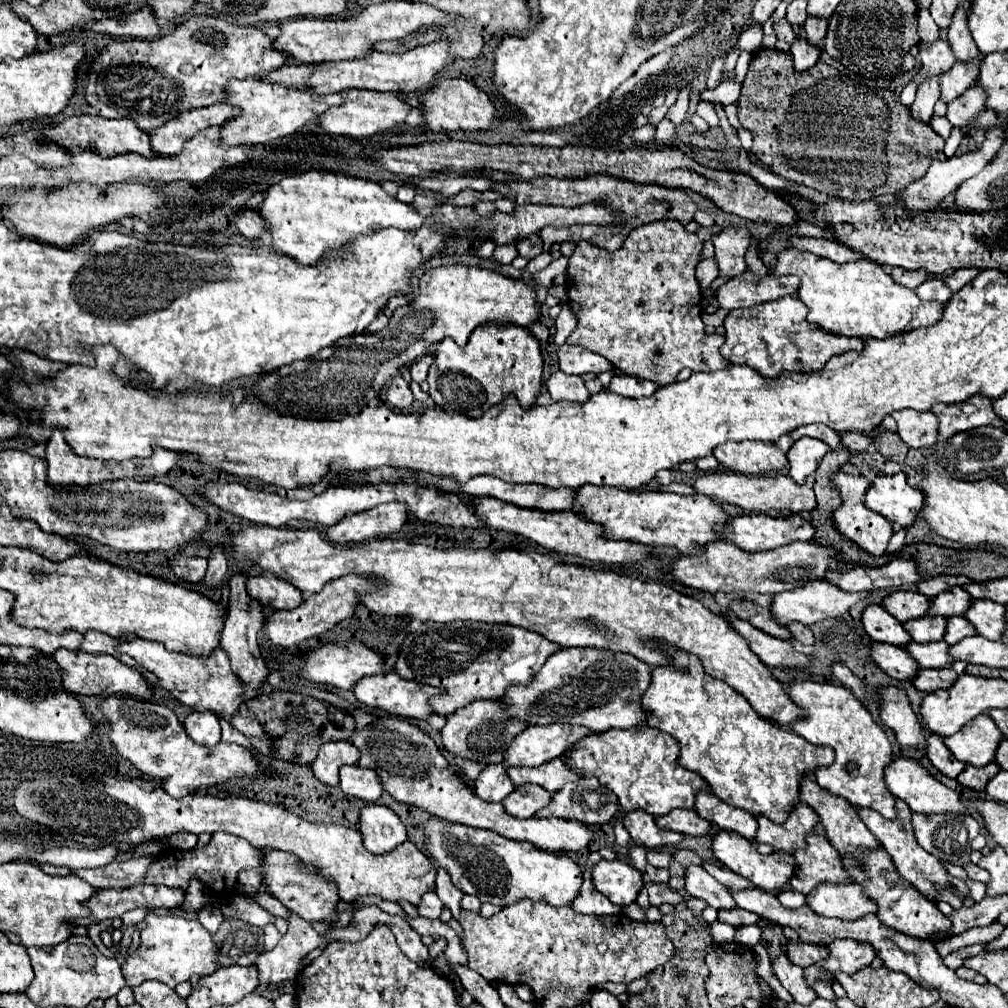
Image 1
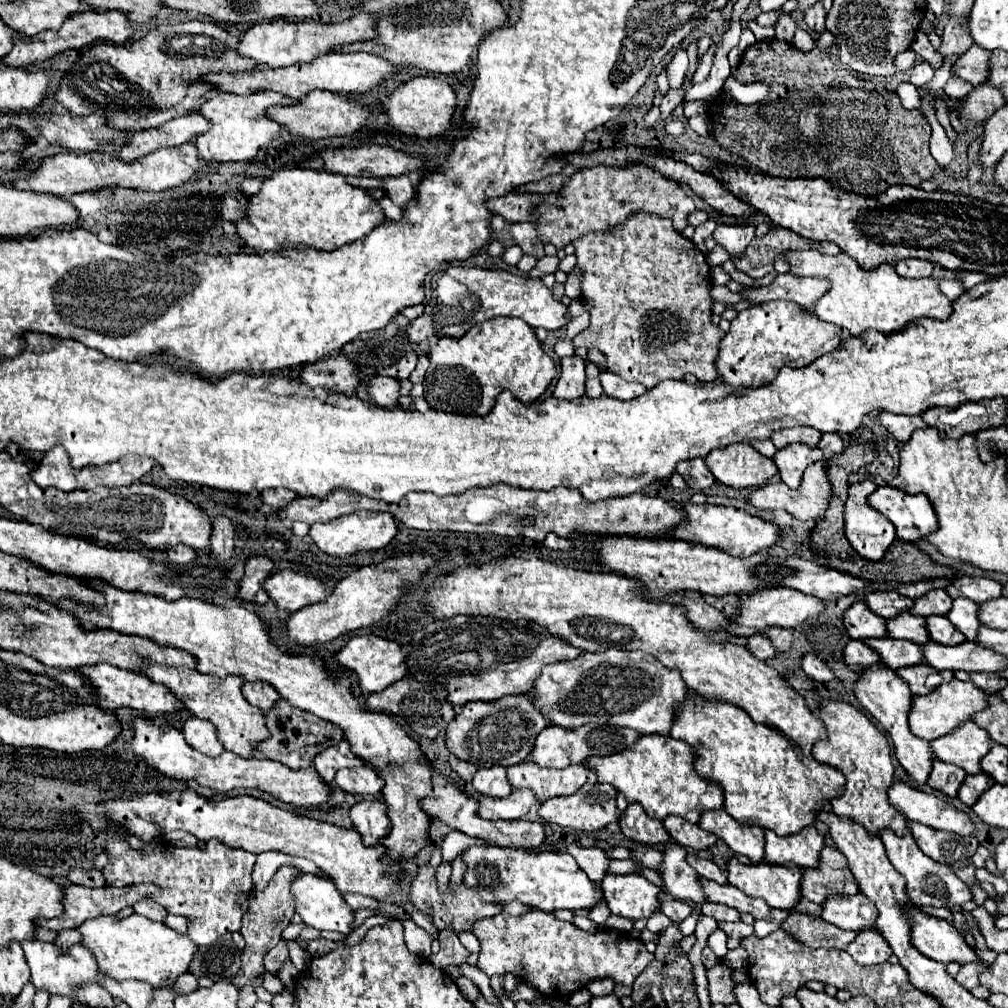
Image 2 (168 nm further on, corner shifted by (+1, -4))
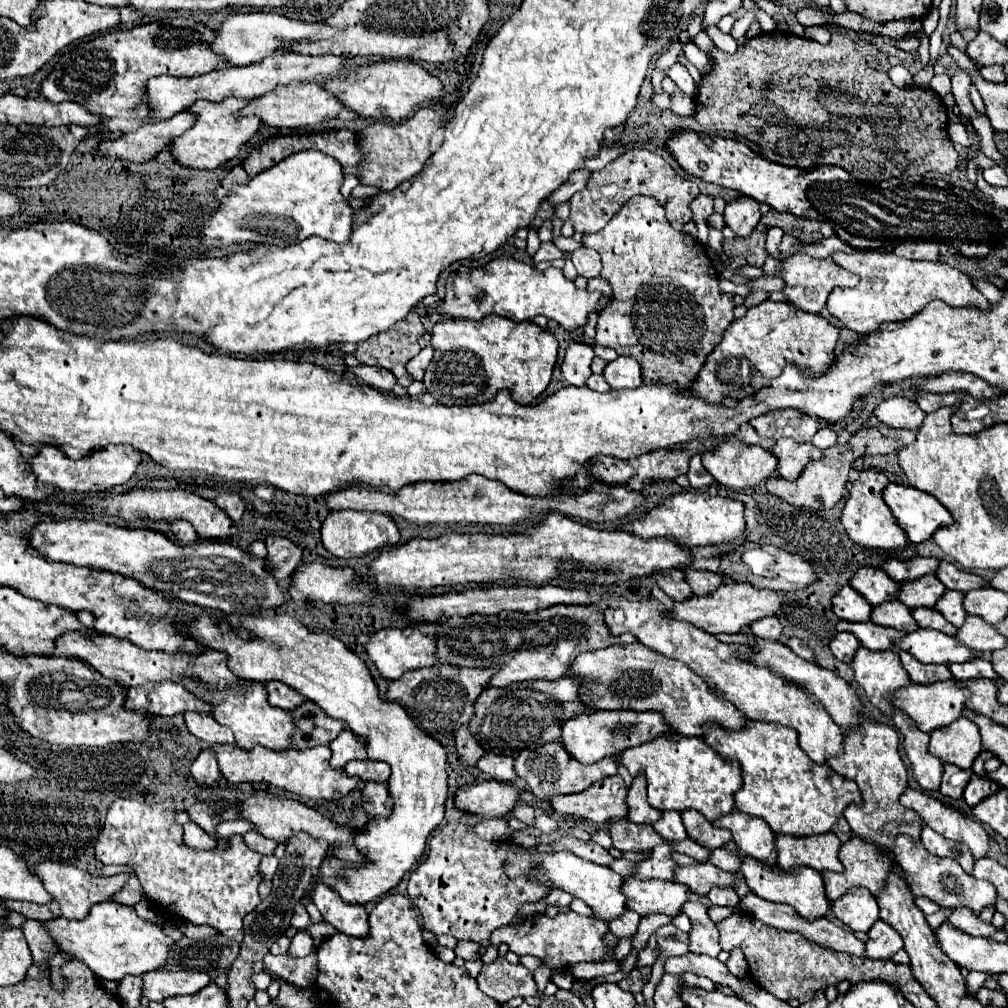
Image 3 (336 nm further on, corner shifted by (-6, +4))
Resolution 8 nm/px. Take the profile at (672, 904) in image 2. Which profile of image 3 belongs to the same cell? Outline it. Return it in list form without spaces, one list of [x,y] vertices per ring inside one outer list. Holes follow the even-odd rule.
[[[687,901],[681,909],[691,919],[691,951],[693,953],[705,953],[709,957],[717,957],[721,953],[719,945],[719,931],[715,923],[707,917],[707,907],[699,901]]]

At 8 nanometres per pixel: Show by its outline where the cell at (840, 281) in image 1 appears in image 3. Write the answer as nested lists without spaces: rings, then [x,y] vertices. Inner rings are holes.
[[[883,251],[831,253],[831,259],[839,267],[859,275],[861,281],[857,287],[839,287],[837,293],[829,295],[827,311],[859,335],[877,331],[885,321],[905,321],[933,299],[941,299],[951,307],[989,307],[989,301],[973,287],[965,273],[939,261],[911,261]]]

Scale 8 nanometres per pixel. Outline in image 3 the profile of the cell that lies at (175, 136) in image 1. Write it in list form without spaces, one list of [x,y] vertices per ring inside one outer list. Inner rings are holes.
[[[181,111],[163,121],[147,121],[137,131],[125,133],[115,141],[101,141],[99,149],[103,155],[119,157],[127,161],[147,161],[153,159],[163,147],[173,143],[175,137],[189,131],[197,121],[191,111]]]

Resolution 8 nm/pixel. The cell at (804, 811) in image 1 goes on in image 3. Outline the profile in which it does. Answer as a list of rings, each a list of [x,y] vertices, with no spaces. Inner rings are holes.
[[[831,831],[813,837],[777,835],[777,865],[781,869],[807,865],[817,871],[843,871],[843,865],[837,859],[839,845],[841,841],[837,841],[837,835]]]

